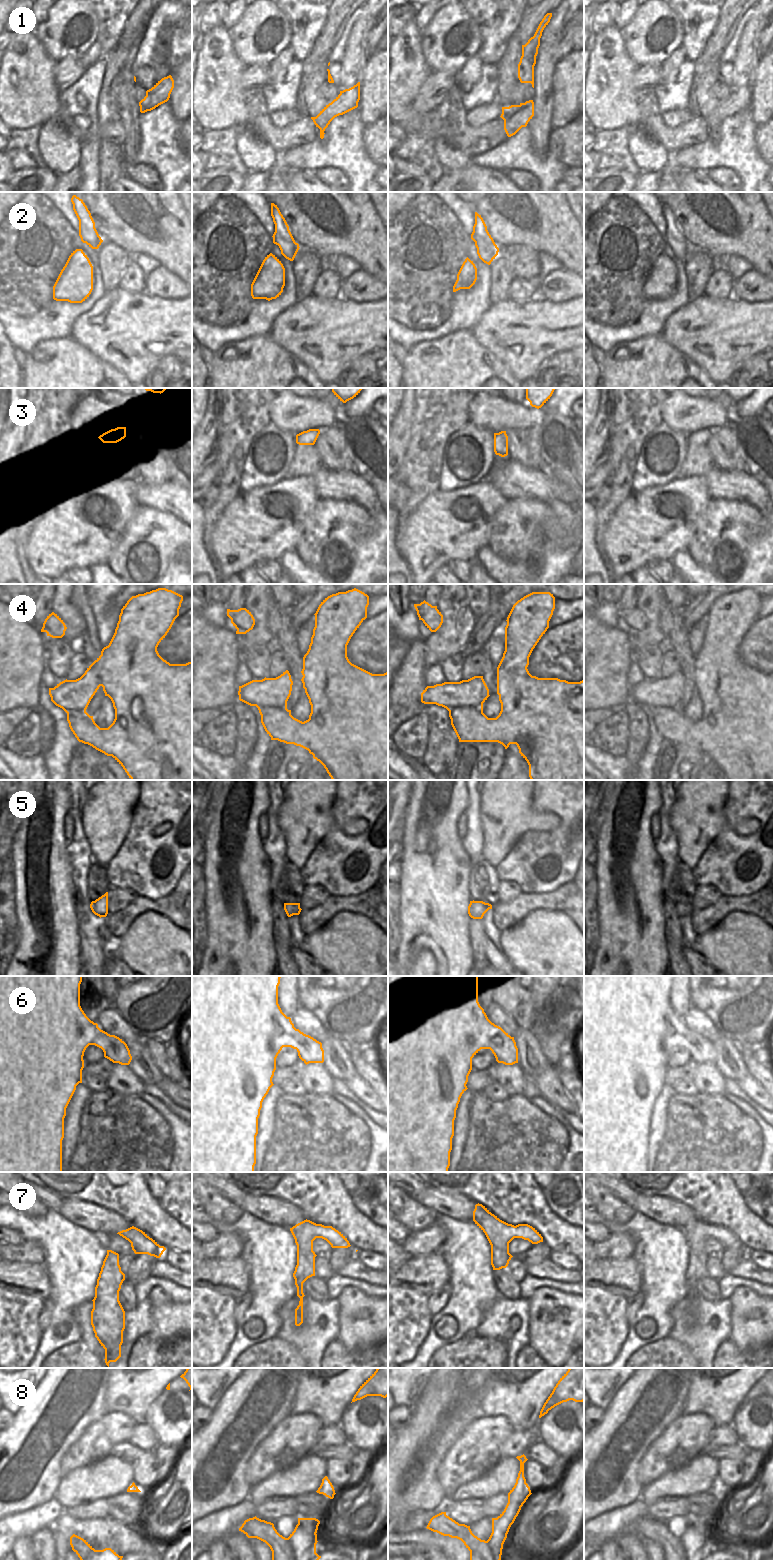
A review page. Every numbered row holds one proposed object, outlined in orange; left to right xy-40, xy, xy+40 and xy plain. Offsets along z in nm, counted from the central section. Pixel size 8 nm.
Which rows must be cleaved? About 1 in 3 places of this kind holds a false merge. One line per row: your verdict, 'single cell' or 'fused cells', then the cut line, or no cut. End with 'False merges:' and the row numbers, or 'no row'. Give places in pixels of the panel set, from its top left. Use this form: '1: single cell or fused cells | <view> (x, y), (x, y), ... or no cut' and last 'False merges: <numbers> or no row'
1: fused cells | xy+40 (520, 104), (521, 108), (508, 122), (511, 129)
2: single cell | no cut
3: single cell | no cut
4: single cell | no cut
5: single cell | no cut
6: fused cells | xy+40 (487, 1018), (486, 1023), (502, 1036), (494, 1049)
7: single cell | no cut
8: fused cells | xy (298, 1523), (317, 1526)
False merges: 1, 6, 8

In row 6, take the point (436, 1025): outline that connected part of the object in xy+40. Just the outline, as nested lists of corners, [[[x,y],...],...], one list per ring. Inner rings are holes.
[[[388,976],[388,1172],[448,1172],[450,1152],[454,1136],[454,1120],[462,1094],[468,1089],[466,1084],[472,1070],[472,1058],[481,1049],[495,1049],[503,1039],[501,1033],[491,1029],[487,1024],[487,1015],[478,1002],[478,976]]]

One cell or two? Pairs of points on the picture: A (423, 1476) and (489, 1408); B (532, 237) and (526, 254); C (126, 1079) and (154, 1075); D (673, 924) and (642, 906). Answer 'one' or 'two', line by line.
A: two
B: two
C: two
D: two

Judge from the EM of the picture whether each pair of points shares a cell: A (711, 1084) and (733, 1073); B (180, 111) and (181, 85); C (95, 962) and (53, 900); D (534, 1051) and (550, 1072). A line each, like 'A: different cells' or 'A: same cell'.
A: different cells
B: same cell
C: different cells
D: different cells

